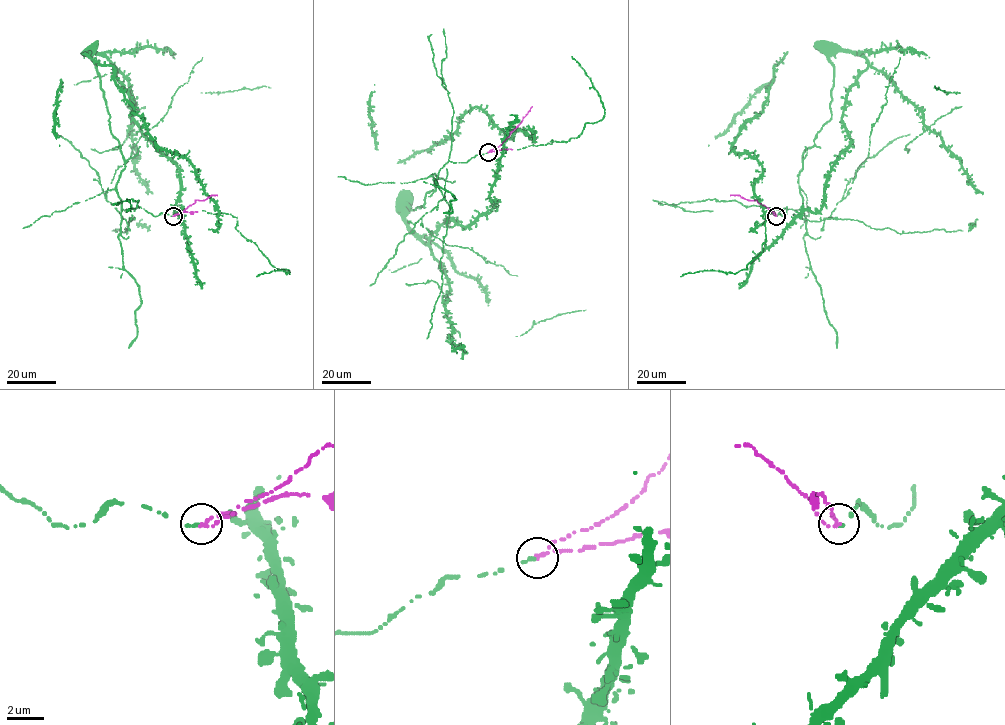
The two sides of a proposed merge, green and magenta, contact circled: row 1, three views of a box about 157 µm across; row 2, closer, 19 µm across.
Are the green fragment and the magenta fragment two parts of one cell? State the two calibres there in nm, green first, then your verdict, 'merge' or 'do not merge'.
220/160 nm | merge

